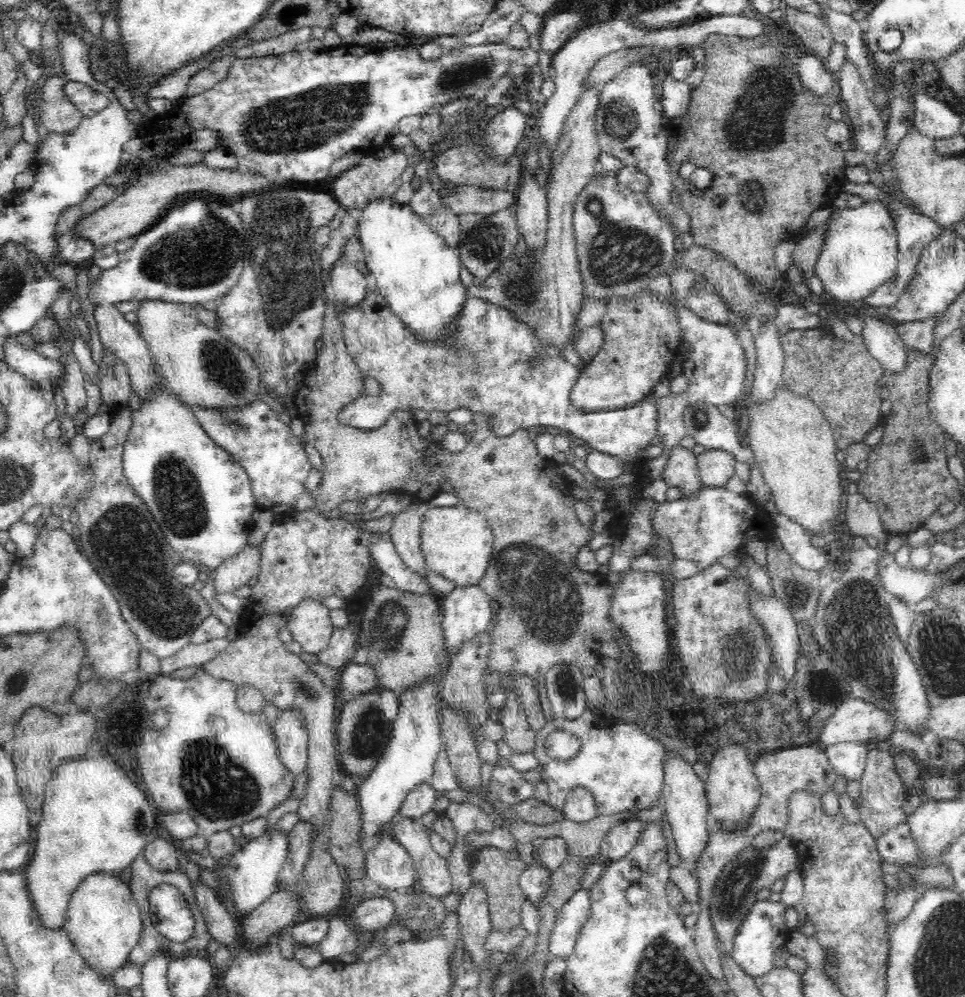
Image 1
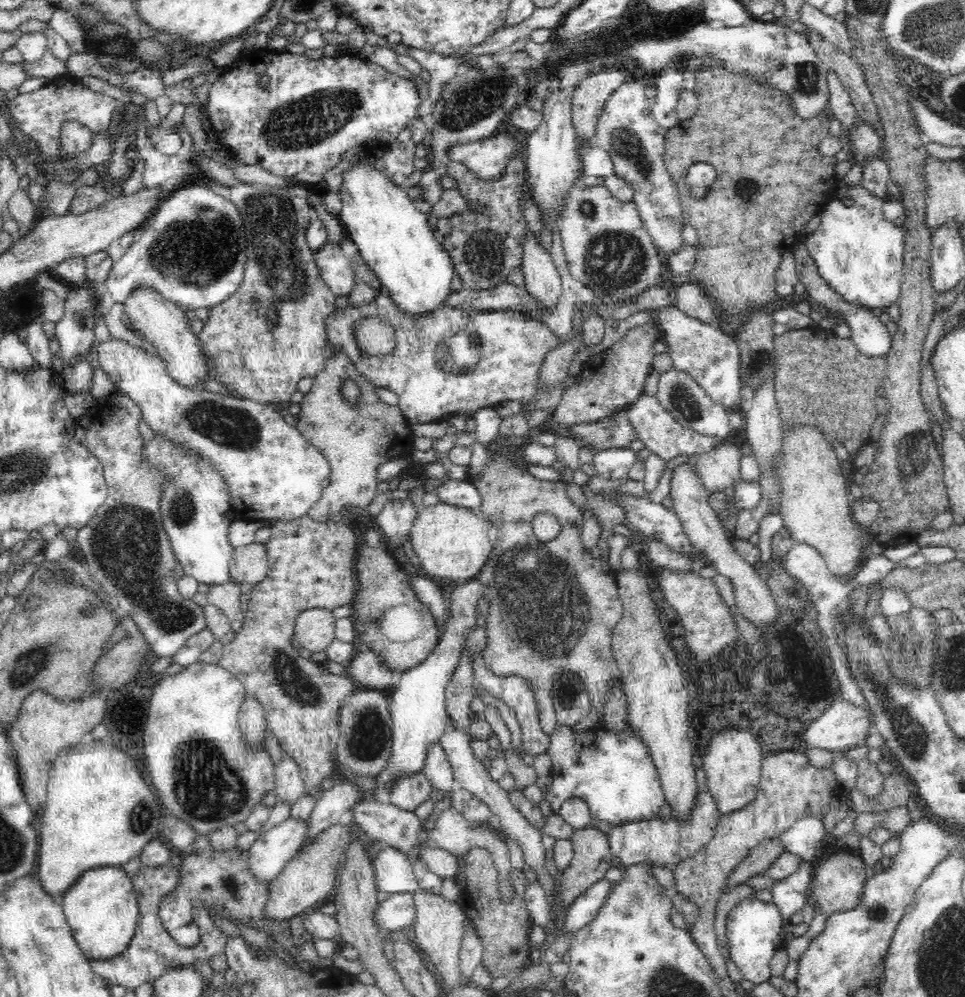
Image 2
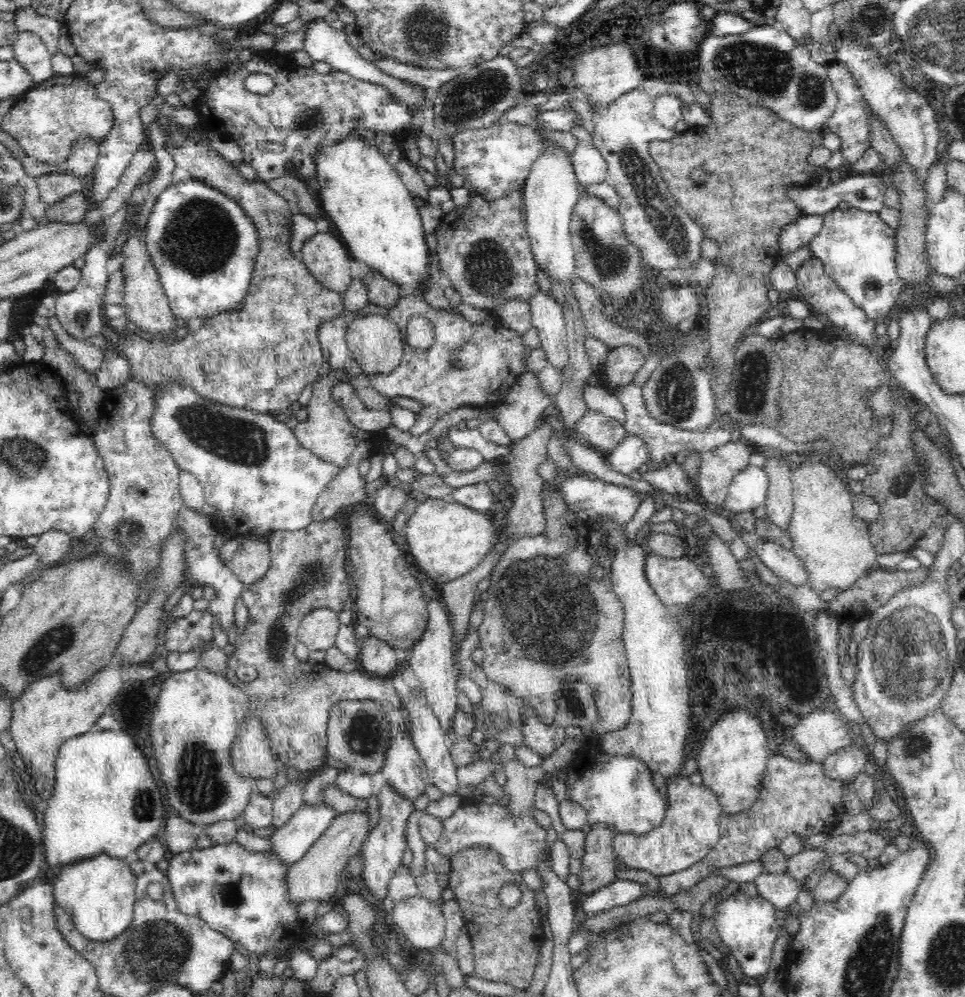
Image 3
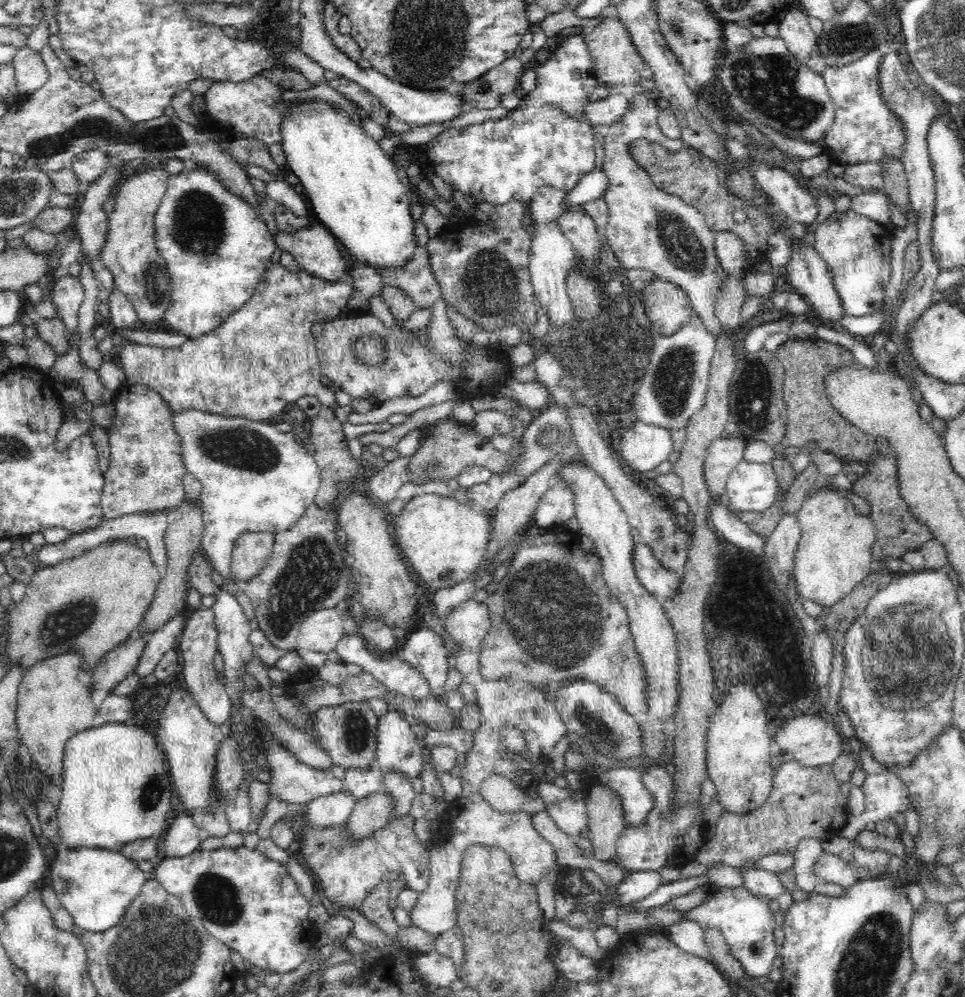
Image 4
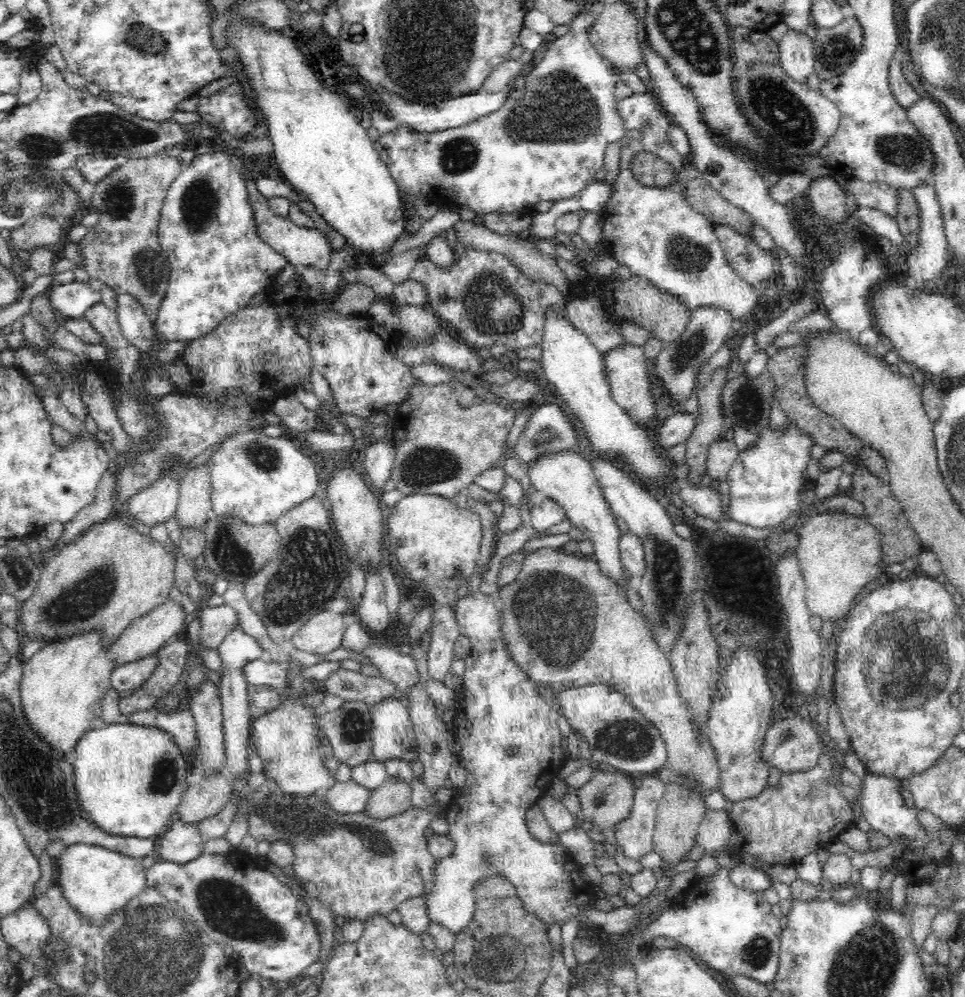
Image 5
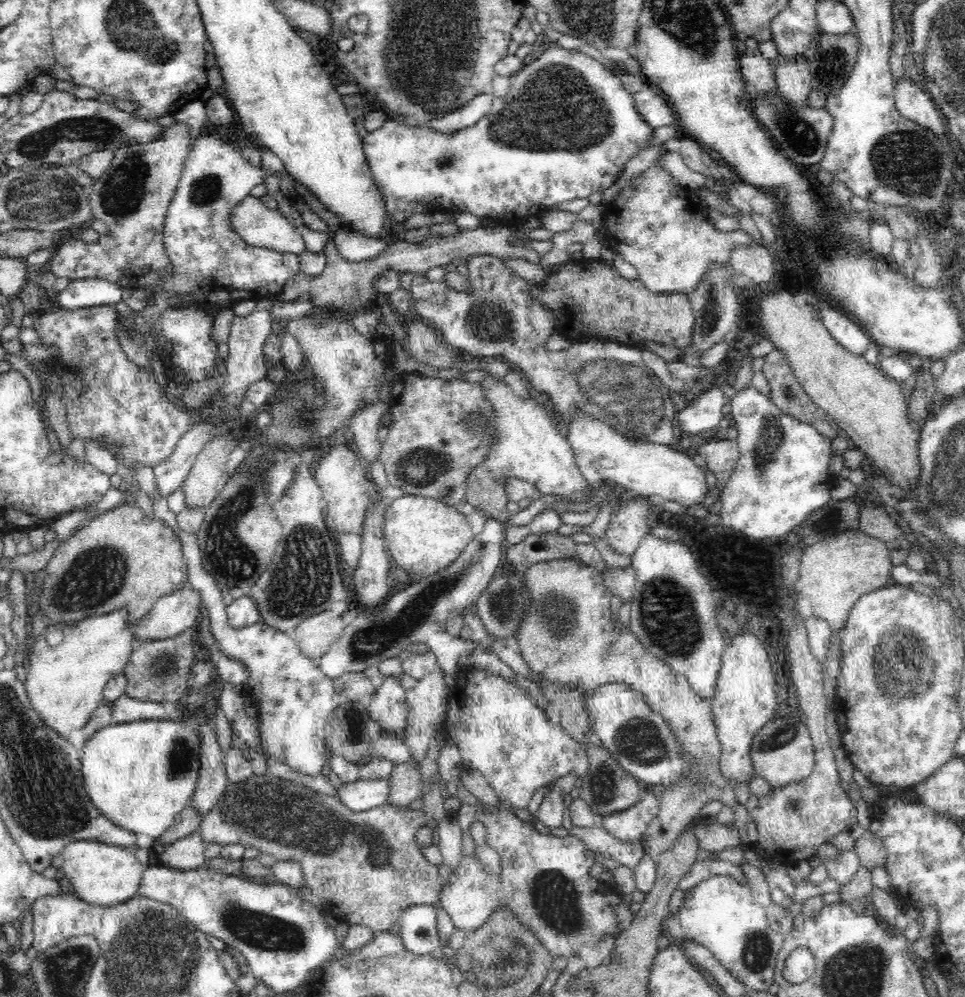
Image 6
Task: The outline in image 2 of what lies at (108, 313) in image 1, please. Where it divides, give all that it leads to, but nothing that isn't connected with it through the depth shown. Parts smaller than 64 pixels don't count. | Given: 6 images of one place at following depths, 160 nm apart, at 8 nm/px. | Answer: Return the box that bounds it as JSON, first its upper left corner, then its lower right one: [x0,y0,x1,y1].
[97,335,331,522]

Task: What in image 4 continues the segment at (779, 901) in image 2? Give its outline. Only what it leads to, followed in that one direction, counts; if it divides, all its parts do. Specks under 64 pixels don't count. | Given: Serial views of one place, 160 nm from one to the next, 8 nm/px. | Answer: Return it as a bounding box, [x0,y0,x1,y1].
[742,869,788,900]

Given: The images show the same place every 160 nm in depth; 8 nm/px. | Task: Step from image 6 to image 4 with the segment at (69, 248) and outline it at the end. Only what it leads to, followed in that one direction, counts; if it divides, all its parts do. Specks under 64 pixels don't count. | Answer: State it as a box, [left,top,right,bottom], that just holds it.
[99,168,171,327]

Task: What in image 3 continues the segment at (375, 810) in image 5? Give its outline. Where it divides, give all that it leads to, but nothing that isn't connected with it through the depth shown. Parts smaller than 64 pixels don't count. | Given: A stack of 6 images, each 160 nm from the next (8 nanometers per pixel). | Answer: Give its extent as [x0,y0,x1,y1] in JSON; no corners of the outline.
[286,812,370,906]

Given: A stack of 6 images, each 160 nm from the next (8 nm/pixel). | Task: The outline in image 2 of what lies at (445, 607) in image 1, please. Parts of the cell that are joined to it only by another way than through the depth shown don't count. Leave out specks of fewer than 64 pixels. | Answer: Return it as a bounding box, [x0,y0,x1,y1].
[378,579,484,788]

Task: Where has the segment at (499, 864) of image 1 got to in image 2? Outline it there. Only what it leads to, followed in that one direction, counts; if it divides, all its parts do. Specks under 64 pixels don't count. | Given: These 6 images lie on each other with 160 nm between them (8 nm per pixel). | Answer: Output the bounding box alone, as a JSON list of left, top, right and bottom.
[454,847,533,978]

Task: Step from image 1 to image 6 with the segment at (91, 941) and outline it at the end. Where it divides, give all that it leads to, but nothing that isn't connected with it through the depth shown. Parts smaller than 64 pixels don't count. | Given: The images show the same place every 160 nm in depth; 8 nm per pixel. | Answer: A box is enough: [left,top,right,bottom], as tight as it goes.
[61,841,144,906]

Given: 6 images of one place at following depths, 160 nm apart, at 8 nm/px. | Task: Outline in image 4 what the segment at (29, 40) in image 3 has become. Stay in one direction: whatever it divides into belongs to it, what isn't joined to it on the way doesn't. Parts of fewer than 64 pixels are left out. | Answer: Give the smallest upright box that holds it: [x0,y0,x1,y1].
[13,46,48,96]

